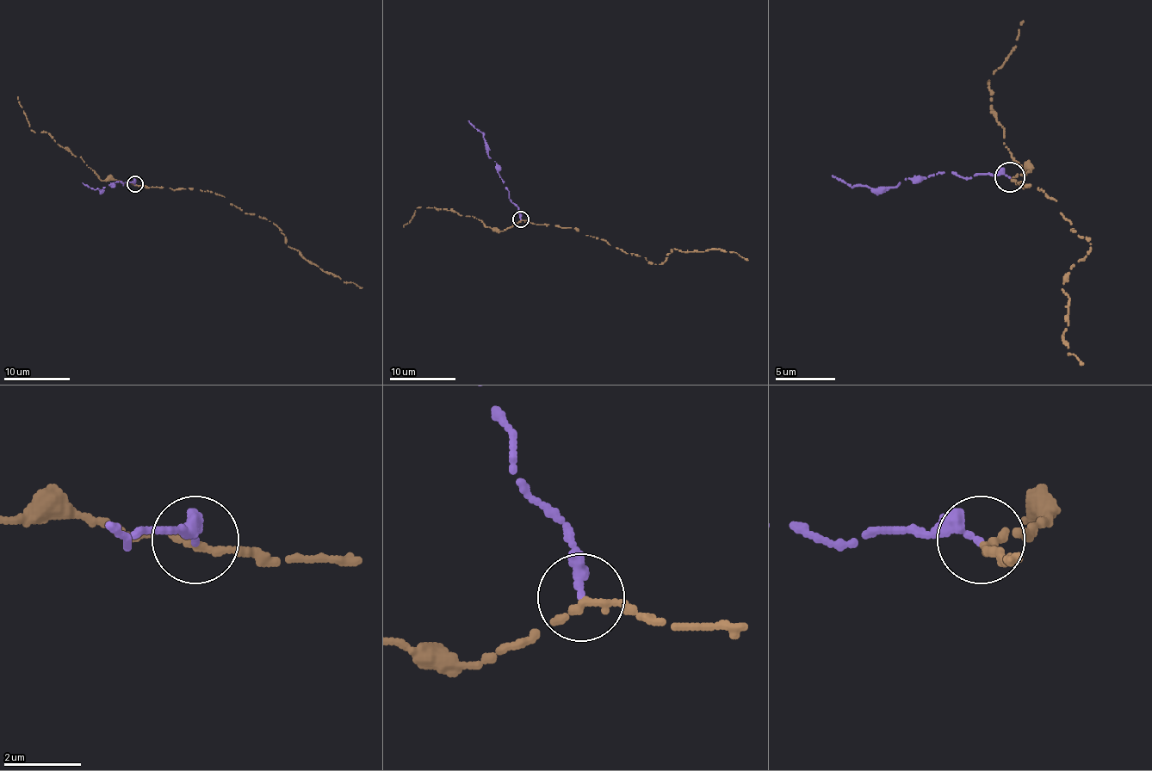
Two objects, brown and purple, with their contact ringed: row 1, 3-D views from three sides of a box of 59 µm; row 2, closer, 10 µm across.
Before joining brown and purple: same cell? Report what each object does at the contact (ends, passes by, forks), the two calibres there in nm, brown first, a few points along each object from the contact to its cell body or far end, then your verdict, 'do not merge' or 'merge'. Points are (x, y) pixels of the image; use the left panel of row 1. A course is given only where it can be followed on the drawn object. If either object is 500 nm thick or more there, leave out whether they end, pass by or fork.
brown passes by | purple ends | 200/280 nm | brown via (134, 184), (211, 191), (247, 214), (270, 220), (281, 231), (285, 243), (306, 261), (362, 288) | purple via (134, 184), (116, 181), (101, 191), (83, 182) | do not merge

